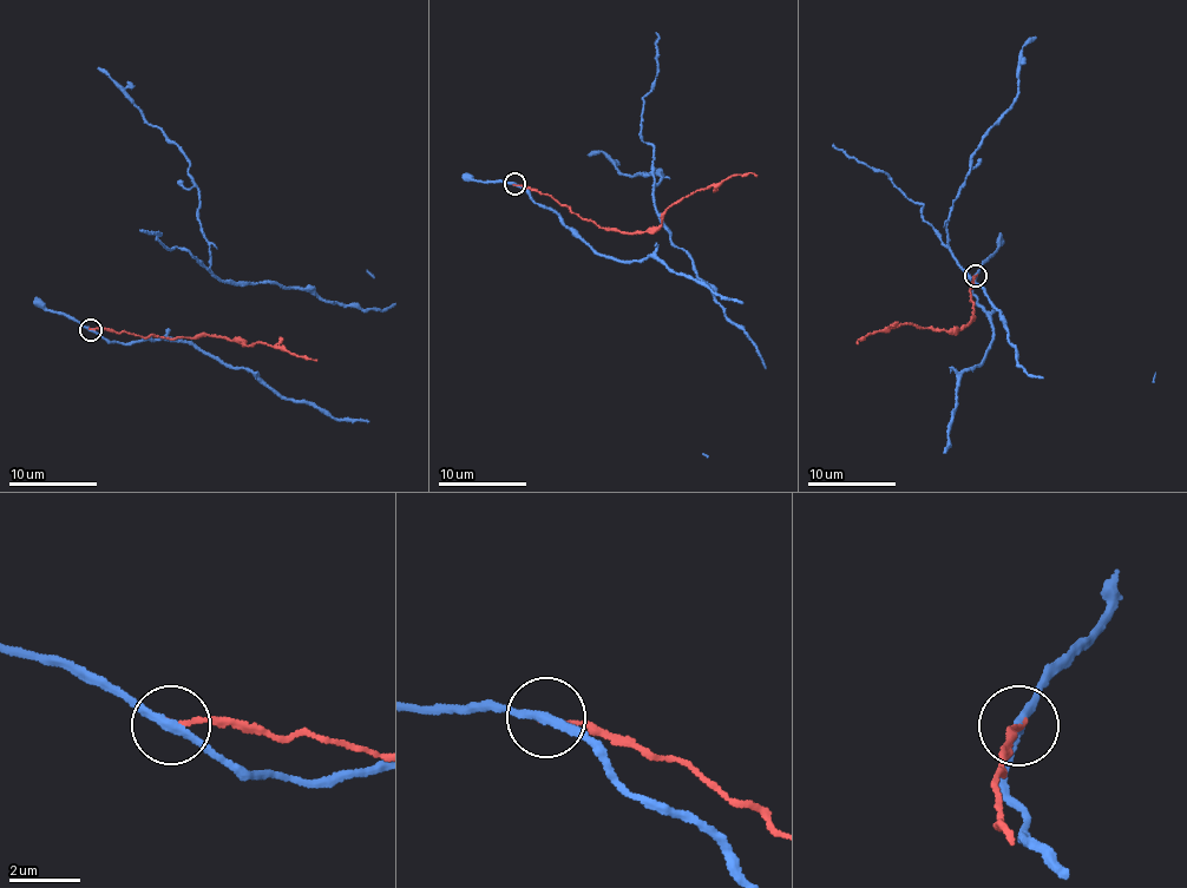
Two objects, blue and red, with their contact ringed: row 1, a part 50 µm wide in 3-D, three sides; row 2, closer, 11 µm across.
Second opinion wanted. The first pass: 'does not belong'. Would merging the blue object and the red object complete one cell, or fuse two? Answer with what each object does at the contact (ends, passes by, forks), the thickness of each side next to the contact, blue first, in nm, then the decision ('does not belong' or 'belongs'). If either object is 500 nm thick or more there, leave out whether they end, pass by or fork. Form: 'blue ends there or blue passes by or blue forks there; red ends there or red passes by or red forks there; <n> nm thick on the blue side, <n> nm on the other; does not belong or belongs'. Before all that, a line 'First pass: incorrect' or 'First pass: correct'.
First pass: correct
blue passes by; red ends there; 240 nm thick on the blue side, 120 nm on the other; does not belong

